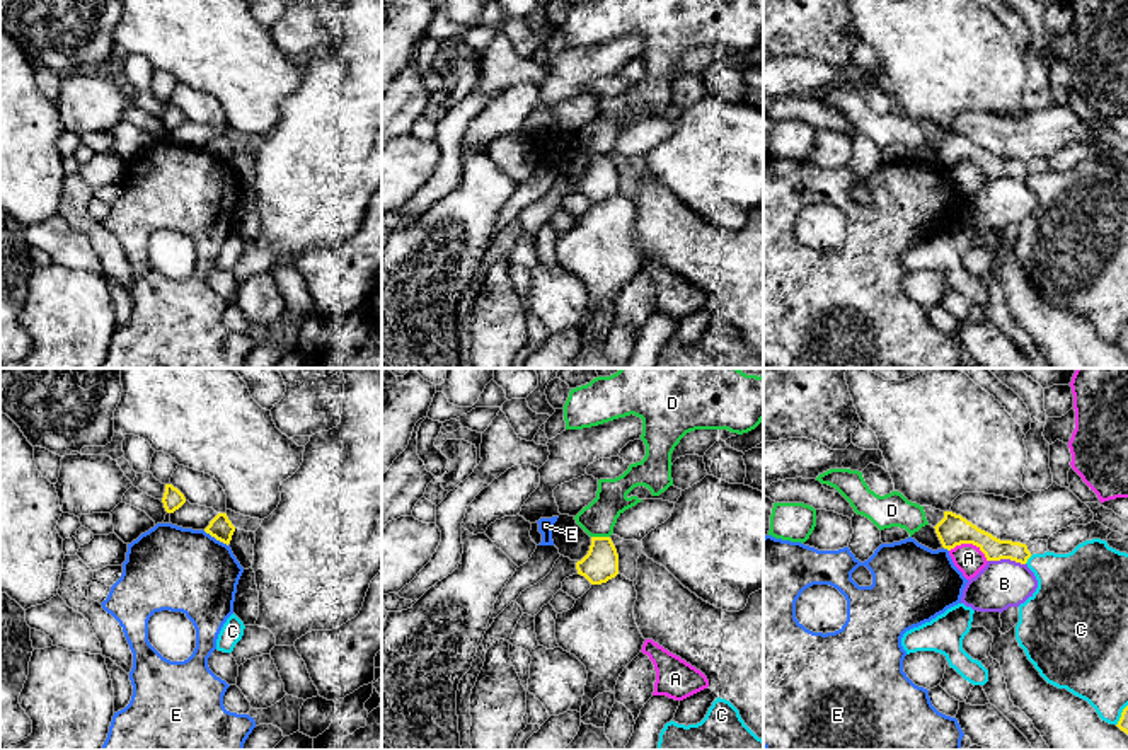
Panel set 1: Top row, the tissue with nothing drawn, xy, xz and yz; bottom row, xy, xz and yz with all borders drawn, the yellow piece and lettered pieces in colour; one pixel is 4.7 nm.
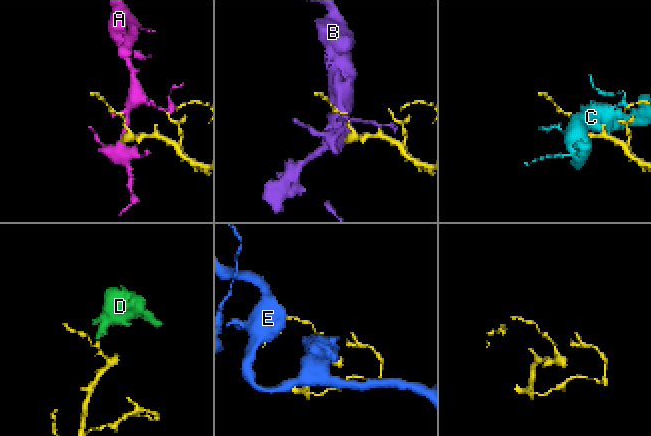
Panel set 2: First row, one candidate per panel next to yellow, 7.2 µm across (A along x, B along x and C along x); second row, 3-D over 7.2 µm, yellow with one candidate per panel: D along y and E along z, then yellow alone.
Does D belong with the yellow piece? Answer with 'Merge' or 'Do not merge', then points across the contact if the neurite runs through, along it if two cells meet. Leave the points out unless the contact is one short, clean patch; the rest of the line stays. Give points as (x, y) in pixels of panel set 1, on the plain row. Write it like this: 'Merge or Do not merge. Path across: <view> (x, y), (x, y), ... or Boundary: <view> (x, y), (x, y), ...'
Do not merge

